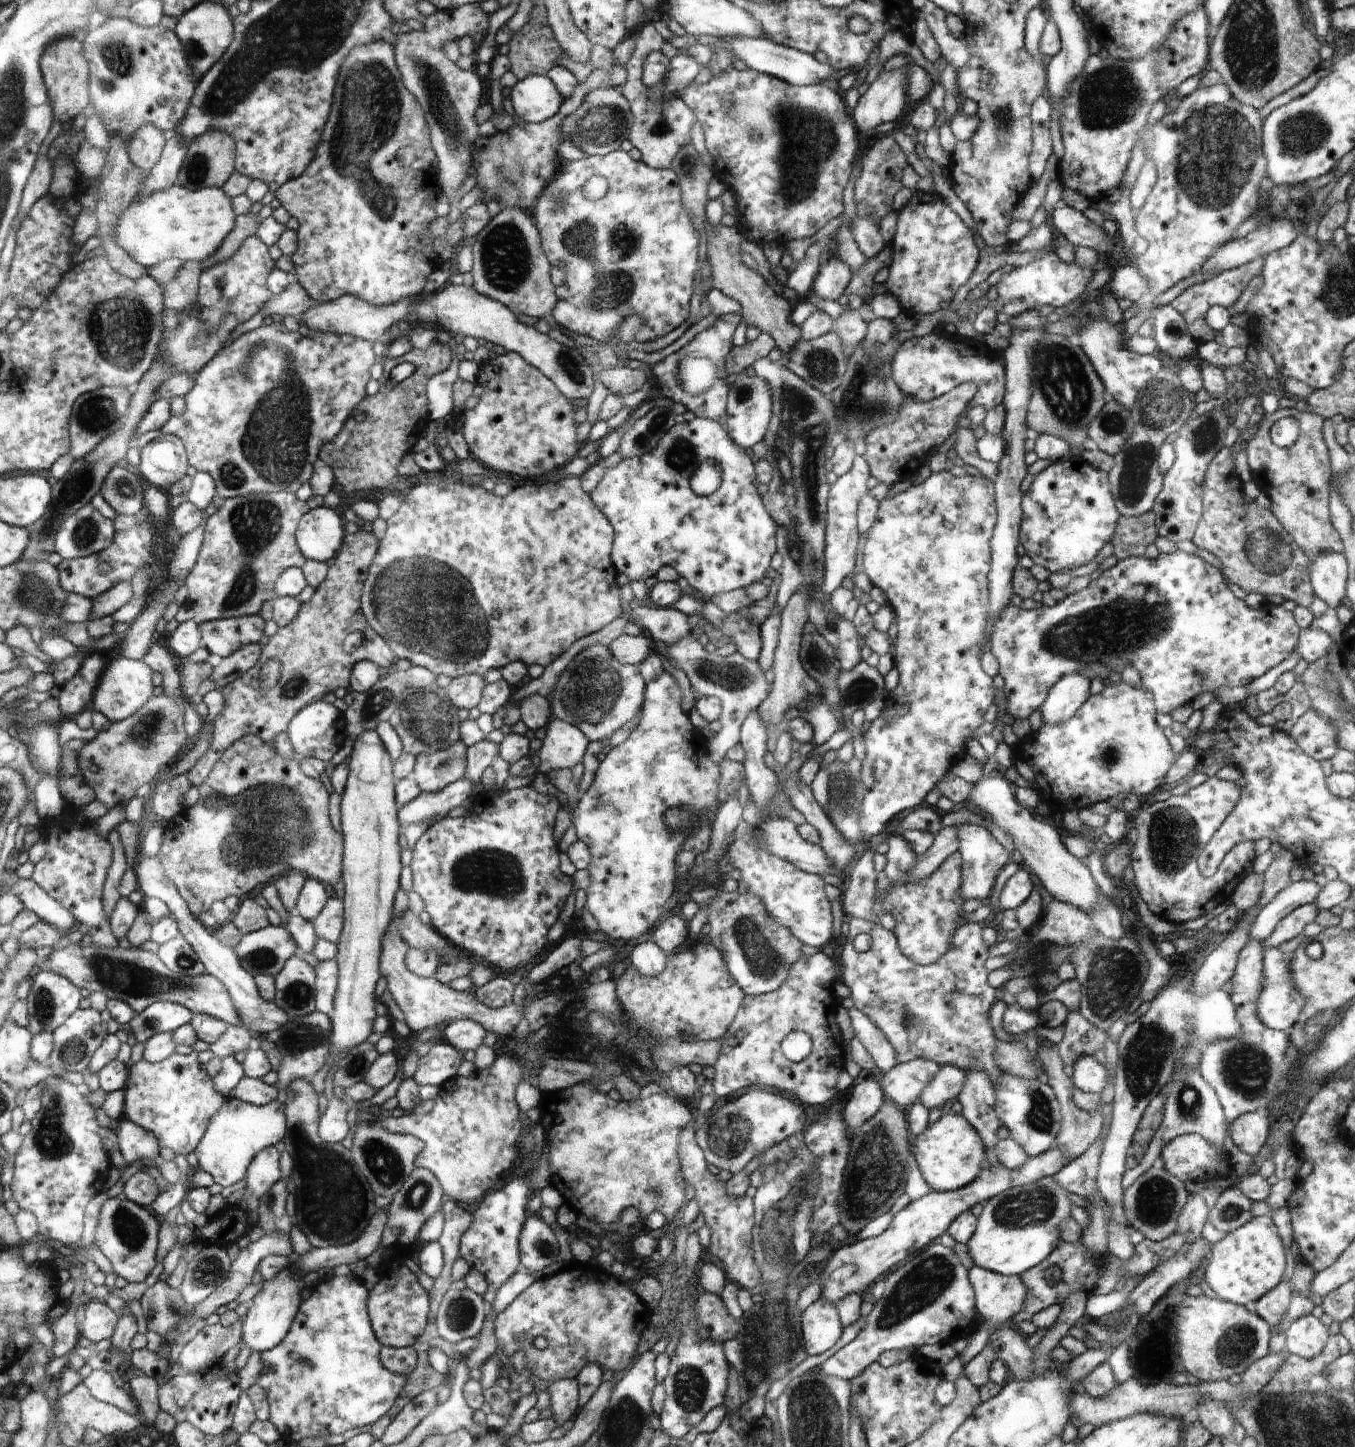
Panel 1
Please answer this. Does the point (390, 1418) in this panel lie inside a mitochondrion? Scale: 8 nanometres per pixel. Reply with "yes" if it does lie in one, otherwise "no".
no

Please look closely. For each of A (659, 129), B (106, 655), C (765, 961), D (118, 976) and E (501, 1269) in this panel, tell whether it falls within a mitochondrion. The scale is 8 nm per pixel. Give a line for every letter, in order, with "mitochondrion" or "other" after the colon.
A: mitochondrion
B: other
C: mitochondrion
D: mitochondrion
E: other

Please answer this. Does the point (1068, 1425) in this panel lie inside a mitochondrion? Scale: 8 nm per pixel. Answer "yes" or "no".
no

